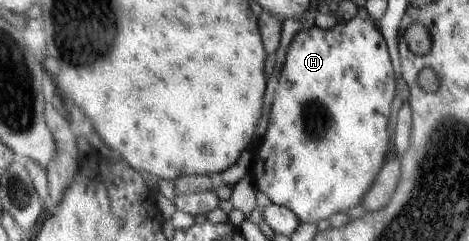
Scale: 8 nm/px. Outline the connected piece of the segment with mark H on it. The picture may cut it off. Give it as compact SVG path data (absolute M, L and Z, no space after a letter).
M358 16L352 21L338 21L338 24L329 30L322 30L322 28L314 26L301 30L290 46L285 66L280 74L280 88L278 88L278 94L276 94L272 124L270 124L270 132L266 136L268 142L264 142L262 150L259 150L257 157L253 158L251 171L255 176L255 183L259 190L264 192L277 205L293 210L303 223L320 224L322 220L330 220L338 212L345 213L355 206L364 204L370 189L376 184L382 169L385 168L386 158L388 158L388 152L390 152L390 140L392 140L390 116L392 116L392 106L398 98L398 94L396 94L396 90L398 90L396 78L393 56L389 52L389 42L373 18L364 20L364 18Z

